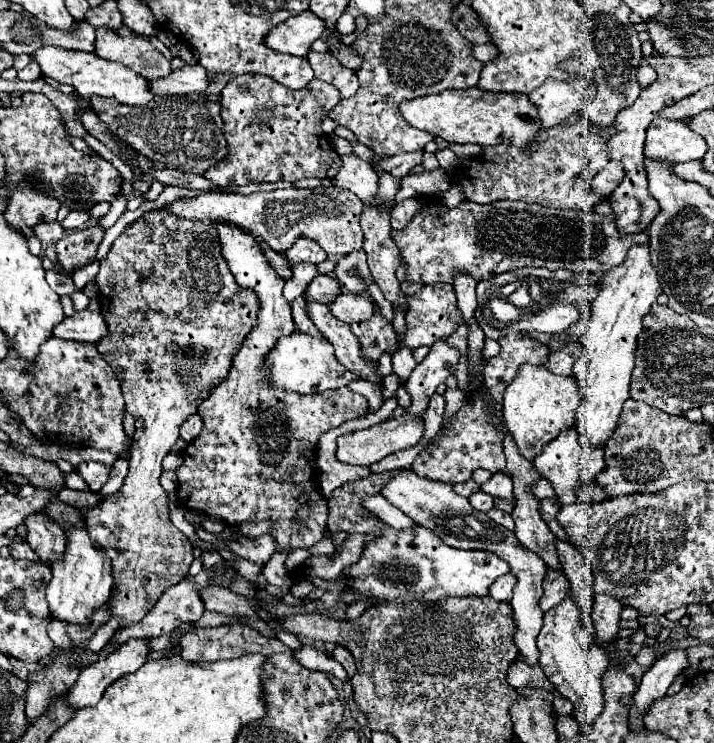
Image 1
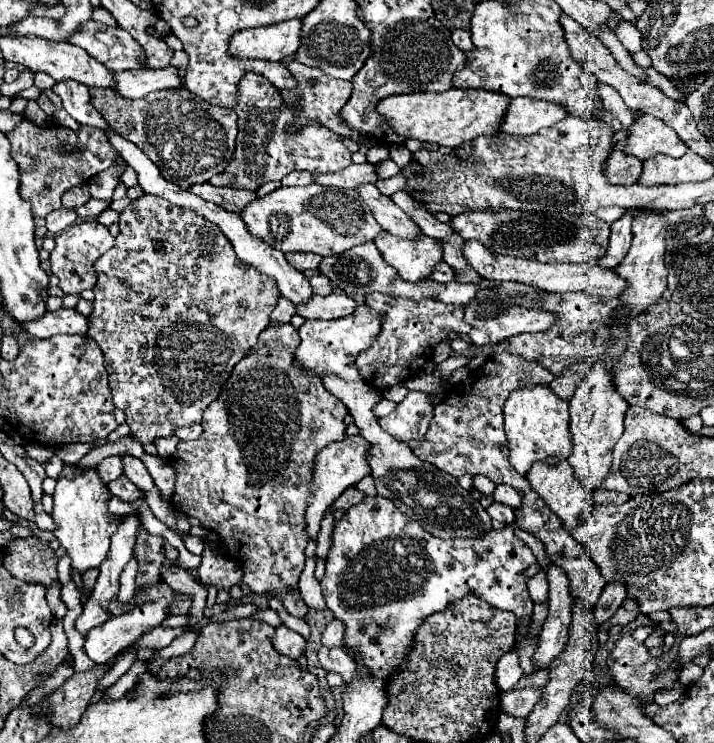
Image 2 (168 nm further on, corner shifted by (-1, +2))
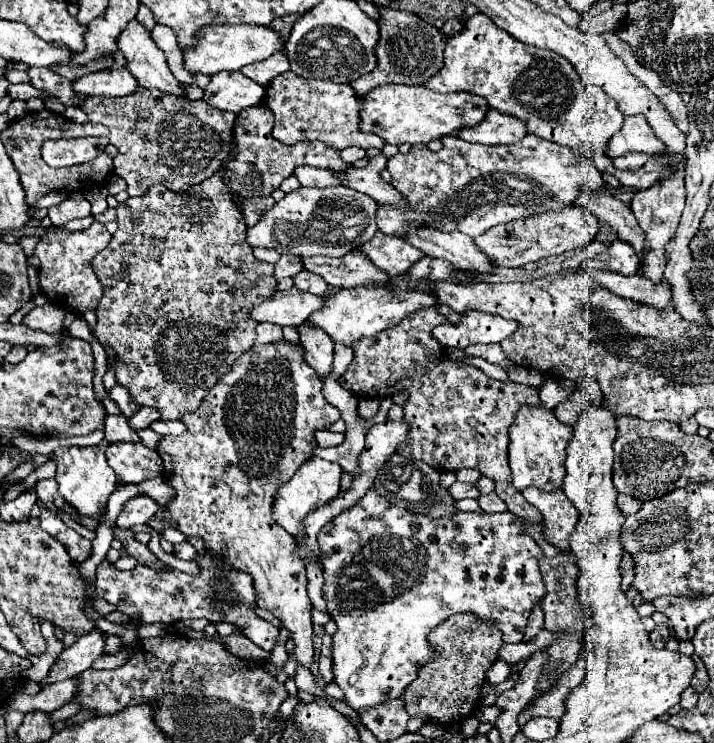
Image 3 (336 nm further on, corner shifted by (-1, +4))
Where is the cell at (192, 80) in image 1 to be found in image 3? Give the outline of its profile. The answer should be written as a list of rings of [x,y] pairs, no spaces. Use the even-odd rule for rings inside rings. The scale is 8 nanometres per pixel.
[[[111,67],[97,73],[89,73],[75,81],[79,95],[101,95],[101,97],[125,97],[139,89],[137,79],[123,67]]]

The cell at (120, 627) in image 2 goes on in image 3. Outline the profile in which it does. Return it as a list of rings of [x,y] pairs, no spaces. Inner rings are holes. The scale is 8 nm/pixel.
[[[95,627],[91,633],[79,637],[75,645],[71,645],[59,655],[55,667],[51,667],[49,671],[49,677],[43,679],[41,683],[49,685],[83,673],[103,655],[103,649],[105,649],[105,635],[99,627]]]

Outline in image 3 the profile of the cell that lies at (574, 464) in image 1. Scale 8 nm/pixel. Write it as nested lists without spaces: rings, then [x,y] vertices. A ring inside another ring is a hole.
[[[527,487],[523,489],[523,497],[543,513],[547,541],[561,549],[567,549],[569,537],[575,529],[575,523],[579,521],[579,511],[567,499],[567,495],[561,489],[541,491],[537,487]]]

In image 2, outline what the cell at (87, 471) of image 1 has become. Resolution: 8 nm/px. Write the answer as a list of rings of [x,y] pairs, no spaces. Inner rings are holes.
[[[107,457],[105,461],[99,463],[99,477],[109,483],[109,481],[115,481],[119,477],[125,475],[125,469],[123,469],[123,463],[121,463],[121,457]]]

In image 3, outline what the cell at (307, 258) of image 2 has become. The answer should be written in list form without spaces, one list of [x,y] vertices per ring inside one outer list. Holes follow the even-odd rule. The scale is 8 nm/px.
[[[281,255],[279,263],[275,265],[275,279],[295,277],[303,271],[303,259],[297,255]]]

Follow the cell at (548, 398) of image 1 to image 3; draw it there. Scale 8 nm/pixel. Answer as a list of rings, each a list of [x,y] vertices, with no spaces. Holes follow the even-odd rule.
[[[545,405],[521,407],[509,427],[509,467],[513,473],[513,485],[523,491],[523,487],[539,487],[545,491],[559,489],[565,477],[565,447],[573,437],[573,427],[561,423],[553,409]]]

